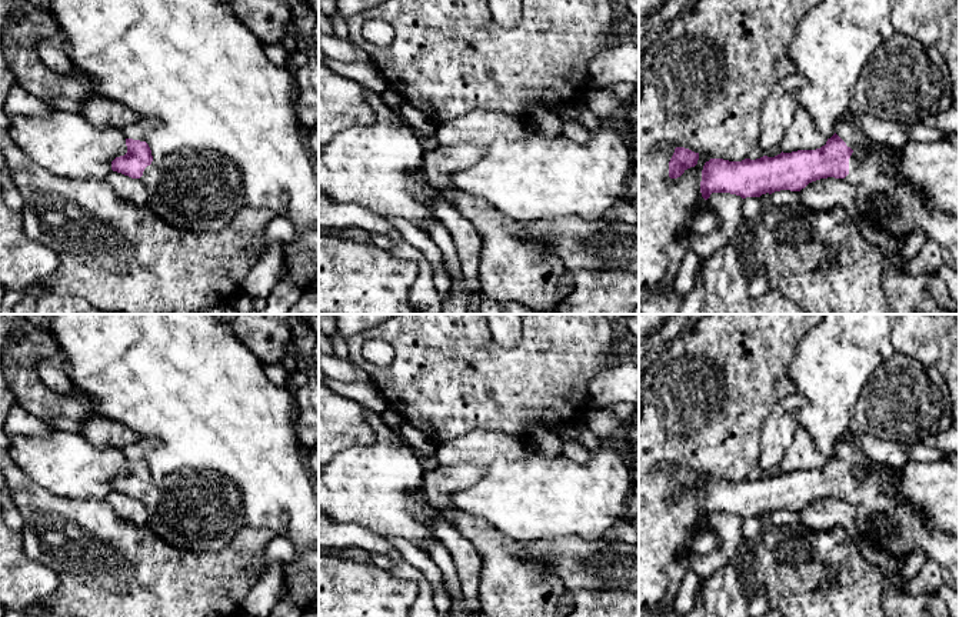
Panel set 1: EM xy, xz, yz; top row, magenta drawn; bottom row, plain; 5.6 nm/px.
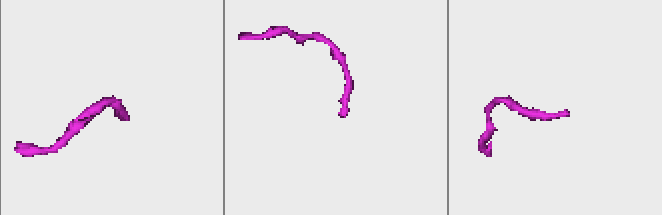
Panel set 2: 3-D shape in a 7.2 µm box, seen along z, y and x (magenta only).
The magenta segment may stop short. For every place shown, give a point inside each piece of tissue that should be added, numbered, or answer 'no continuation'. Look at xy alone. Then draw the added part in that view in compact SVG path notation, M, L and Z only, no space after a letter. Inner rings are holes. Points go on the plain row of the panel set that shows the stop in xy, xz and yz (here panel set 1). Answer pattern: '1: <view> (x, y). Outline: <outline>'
1: xy (196, 510). Outline: M182 468L151 481L139 498L147 510L147 526L167 544L192 551L214 551L246 527L242 497L234 484L213 471Z

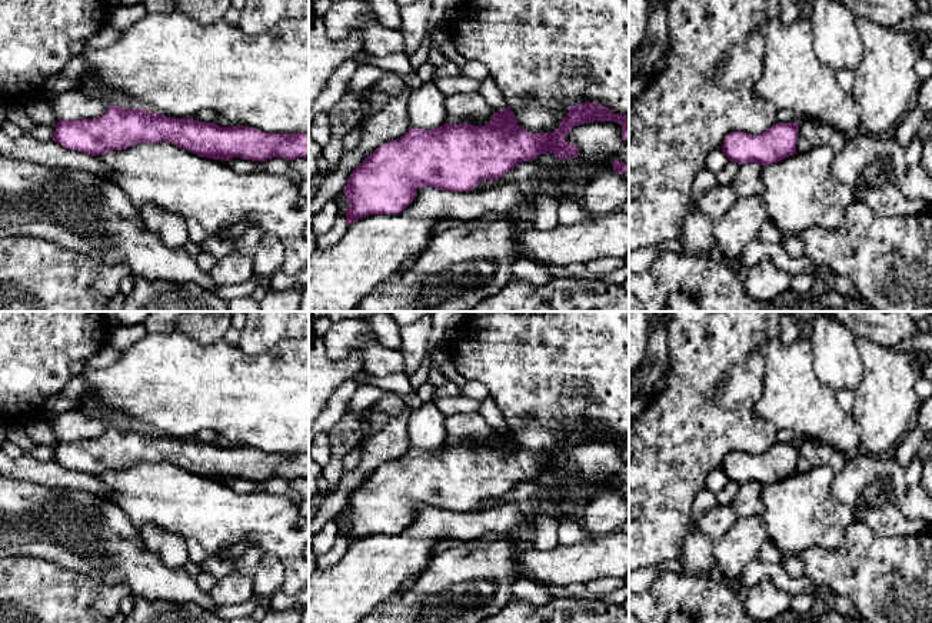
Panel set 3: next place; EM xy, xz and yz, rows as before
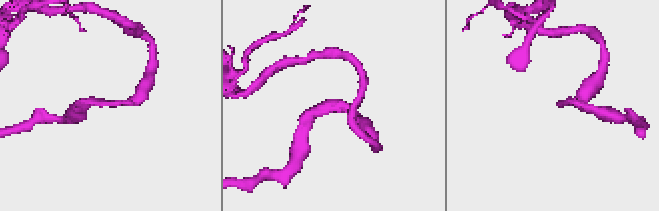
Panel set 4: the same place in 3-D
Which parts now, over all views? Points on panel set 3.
no continuation

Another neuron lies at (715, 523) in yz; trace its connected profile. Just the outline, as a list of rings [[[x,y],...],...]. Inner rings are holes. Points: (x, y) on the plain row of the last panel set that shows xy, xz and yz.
[[[716,504],[698,520],[699,529],[712,540],[720,540],[738,522],[738,513],[732,504]]]

